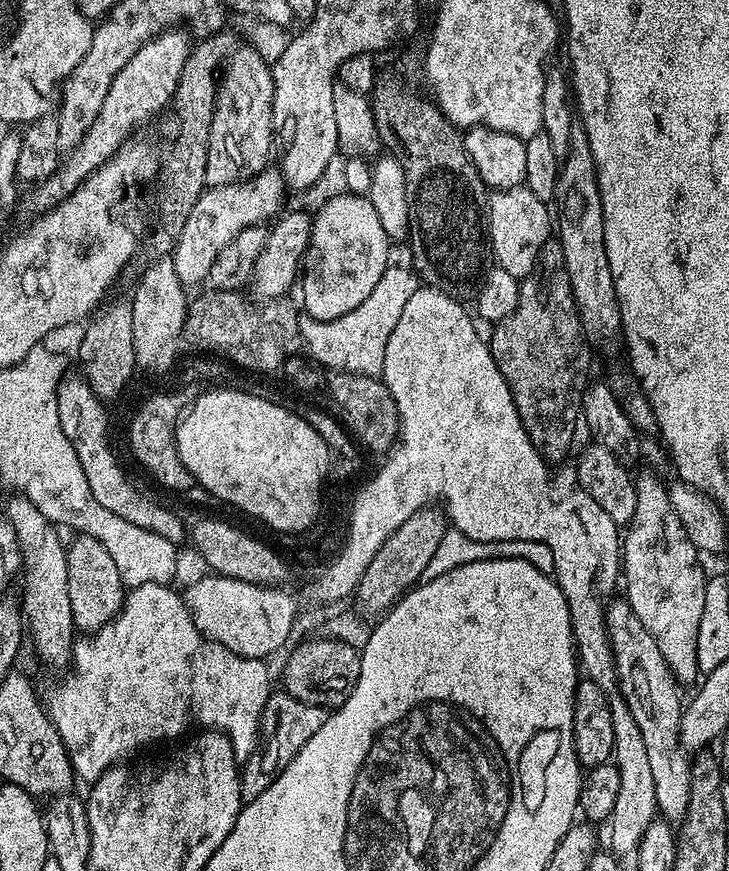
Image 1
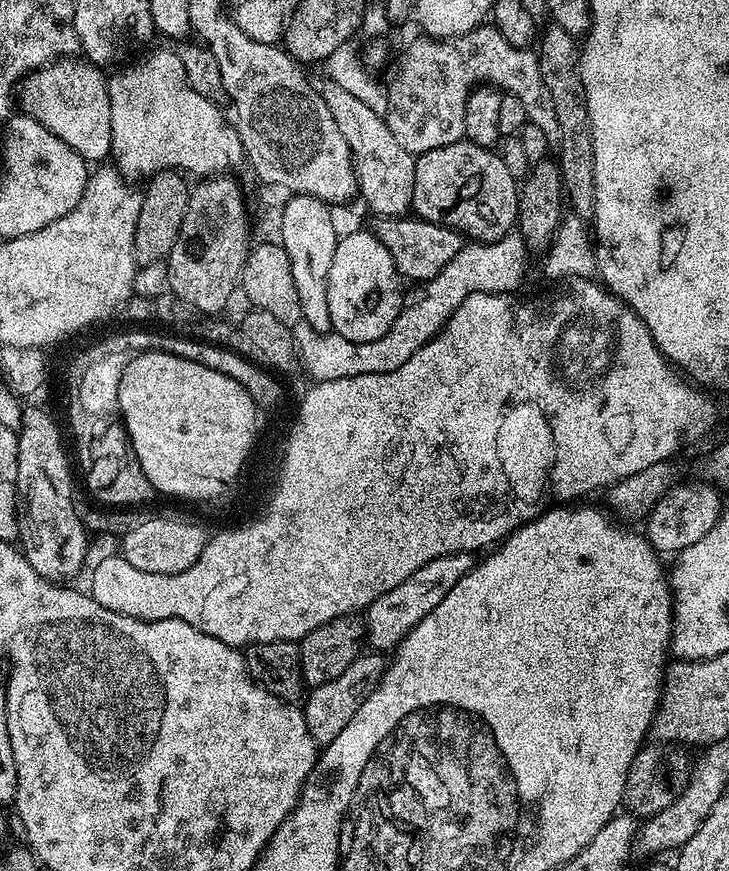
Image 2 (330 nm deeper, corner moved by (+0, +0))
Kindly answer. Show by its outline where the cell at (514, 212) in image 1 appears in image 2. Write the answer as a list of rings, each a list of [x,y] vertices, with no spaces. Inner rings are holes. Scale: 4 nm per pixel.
[[[467,138],[415,157],[411,211],[421,220],[445,224],[476,242],[509,235],[520,214],[518,182],[506,170],[499,151],[472,144]]]

